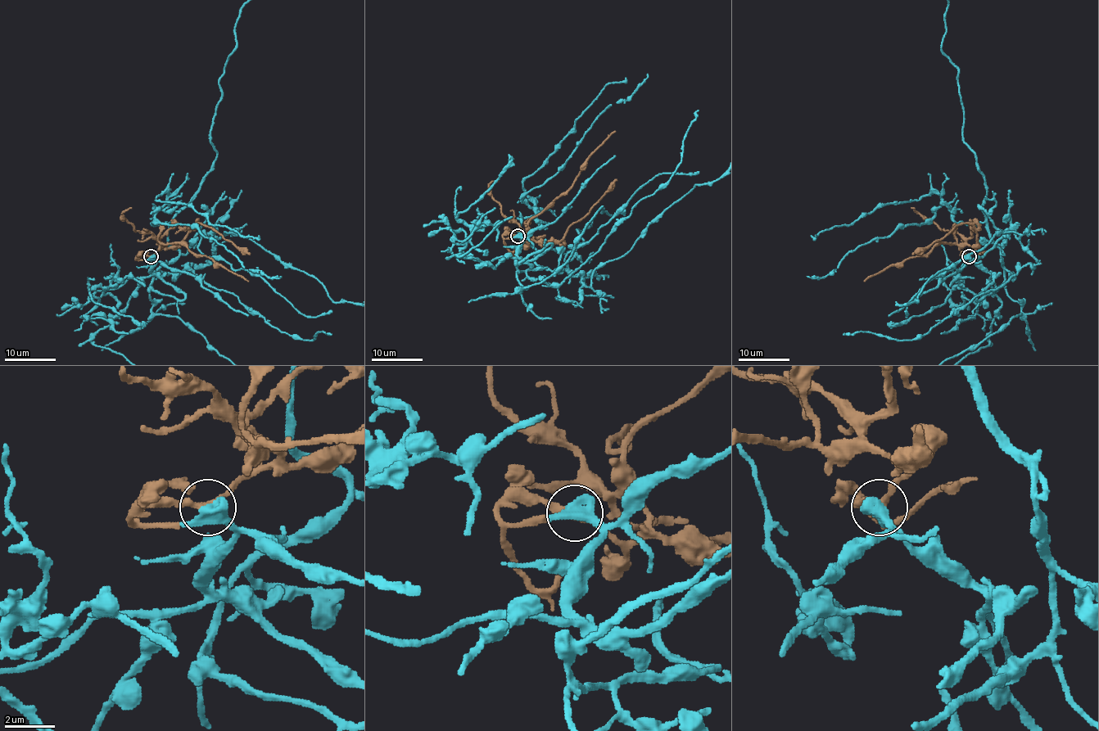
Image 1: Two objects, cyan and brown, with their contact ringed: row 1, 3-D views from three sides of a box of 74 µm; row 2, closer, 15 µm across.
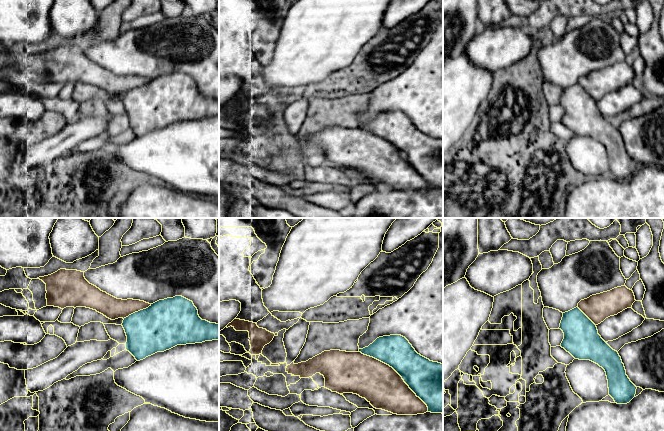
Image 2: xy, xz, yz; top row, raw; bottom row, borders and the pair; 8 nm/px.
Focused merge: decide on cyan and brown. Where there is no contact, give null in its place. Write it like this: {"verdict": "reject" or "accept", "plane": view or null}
{"verdict": "accept", "plane": "xz"}

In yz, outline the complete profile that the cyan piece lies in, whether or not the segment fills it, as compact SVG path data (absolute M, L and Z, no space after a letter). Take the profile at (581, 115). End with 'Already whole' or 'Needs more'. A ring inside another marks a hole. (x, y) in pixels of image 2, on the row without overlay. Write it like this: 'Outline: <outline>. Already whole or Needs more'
Outline: M625 61L581 76L578 82L563 89L559 105L564 109L561 123L575 135L590 136L602 143L607 152L609 171L617 180L629 179L637 163L626 151L618 128L598 110L597 101L617 91L635 78L632 66Z. Needs more

